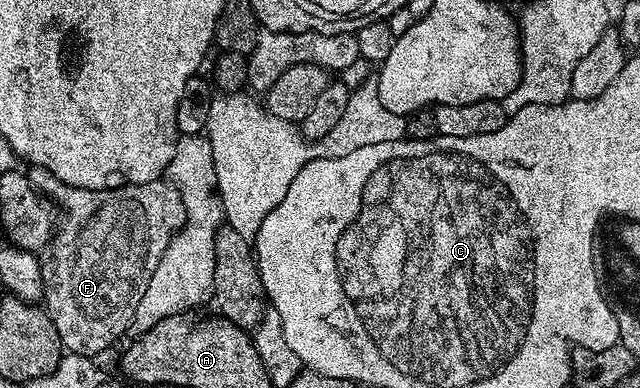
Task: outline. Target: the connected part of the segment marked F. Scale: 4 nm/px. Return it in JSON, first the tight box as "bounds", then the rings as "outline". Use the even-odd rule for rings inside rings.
{"bounds":[28,167,186,358],"outline":[[[31,167],[28,175],[36,191],[54,201],[60,209],[60,227],[50,239],[41,261],[44,307],[67,353],[98,358],[105,348],[112,347],[122,335],[127,335],[132,314],[136,314],[136,306],[144,290],[148,290],[148,282],[164,250],[186,221],[186,207],[176,186],[166,178],[147,184],[126,184],[123,188],[88,190],[68,186],[60,182],[56,174],[43,168]]]}

